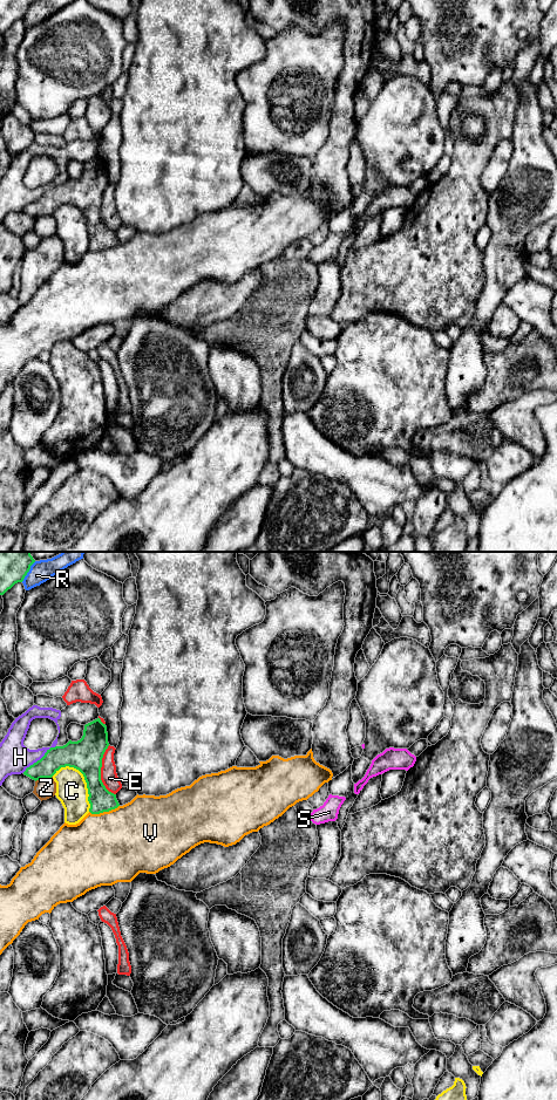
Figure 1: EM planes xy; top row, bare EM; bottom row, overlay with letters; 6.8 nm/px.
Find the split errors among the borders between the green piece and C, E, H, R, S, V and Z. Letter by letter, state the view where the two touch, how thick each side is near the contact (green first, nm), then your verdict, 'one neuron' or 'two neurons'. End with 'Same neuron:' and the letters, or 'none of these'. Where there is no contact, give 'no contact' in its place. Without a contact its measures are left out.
C: xy | 220/220 nm | two neurons
E: xy | 220/120 nm | two neurons
H: xy | 180/200 nm | two neurons
R: xy | 160/140 nm | two neurons
S: xy | 20/130 nm | one neuron
V: xy | 160/480 nm | two neurons
Z: xy | 170/140 nm | two neurons
Same neuron: S

